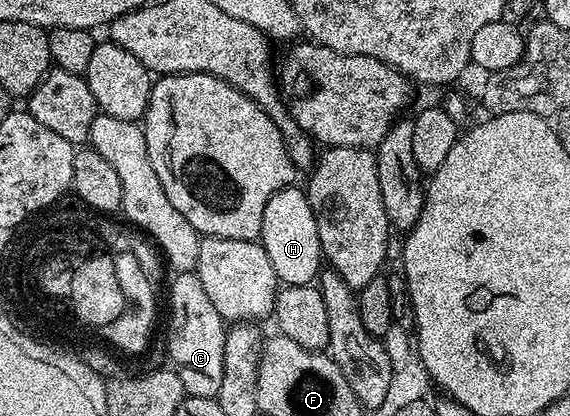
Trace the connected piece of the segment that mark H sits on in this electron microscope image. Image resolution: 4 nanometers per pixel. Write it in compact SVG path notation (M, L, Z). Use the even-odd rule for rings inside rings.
M297 188L280 189L271 195L271 199L267 199L267 208L263 210L263 227L259 240L282 286L314 284L323 269L319 227L315 223L309 194L304 188Z

